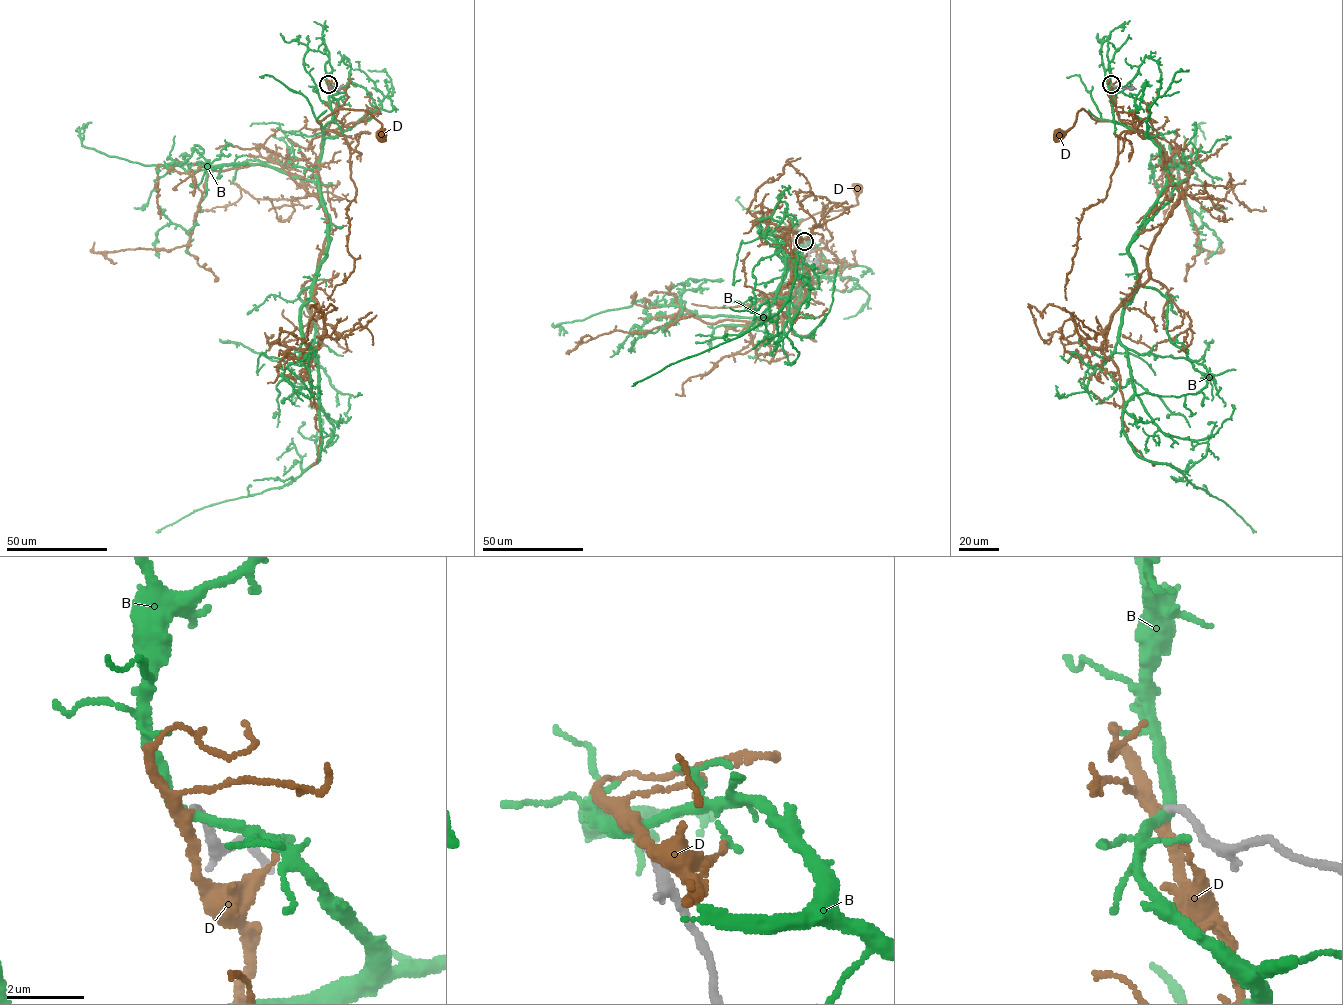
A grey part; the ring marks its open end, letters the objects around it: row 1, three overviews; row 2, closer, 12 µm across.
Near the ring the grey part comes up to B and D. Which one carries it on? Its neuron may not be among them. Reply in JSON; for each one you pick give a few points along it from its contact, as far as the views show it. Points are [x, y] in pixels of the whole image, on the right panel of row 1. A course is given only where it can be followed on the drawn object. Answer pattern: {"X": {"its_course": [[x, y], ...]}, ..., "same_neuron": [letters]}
{"D": {"its_course": [[1110, 84], [1119, 119], [1143, 132], [1111, 121], [1096, 121], [1082, 109], [1073, 125], [1057, 135]]}, "same_neuron": ["D"]}

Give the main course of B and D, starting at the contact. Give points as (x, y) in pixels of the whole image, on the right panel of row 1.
B: (1111, 84), (1113, 119), (1167, 171), (1128, 248), (1122, 431), (1256, 532)
D: (1110, 84), (1119, 119), (1143, 132), (1111, 121), (1096, 121), (1082, 109), (1073, 125), (1057, 135)

